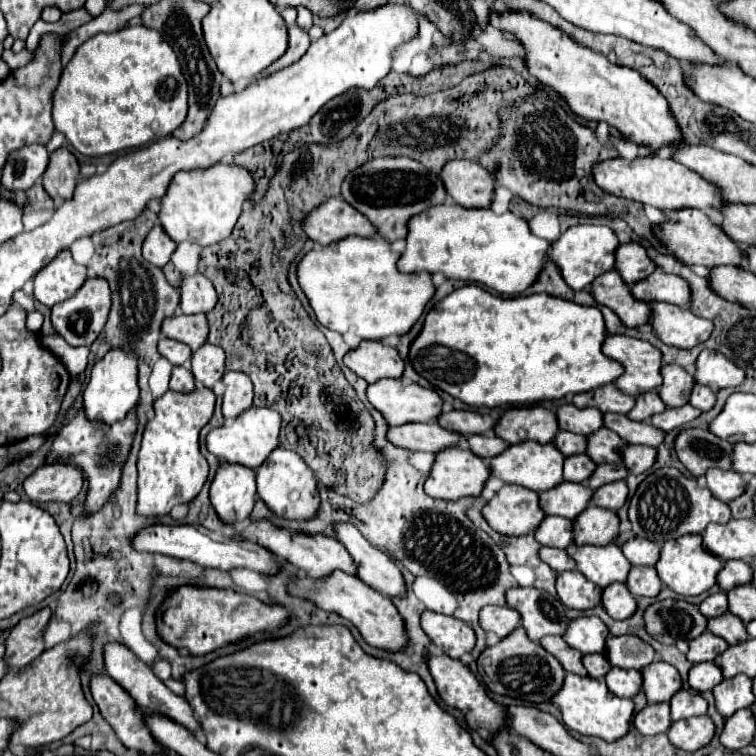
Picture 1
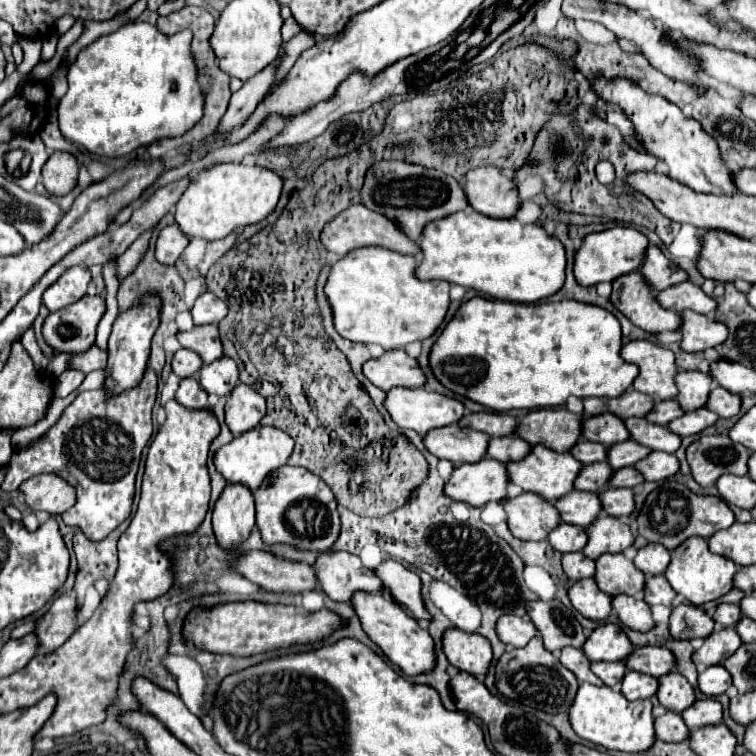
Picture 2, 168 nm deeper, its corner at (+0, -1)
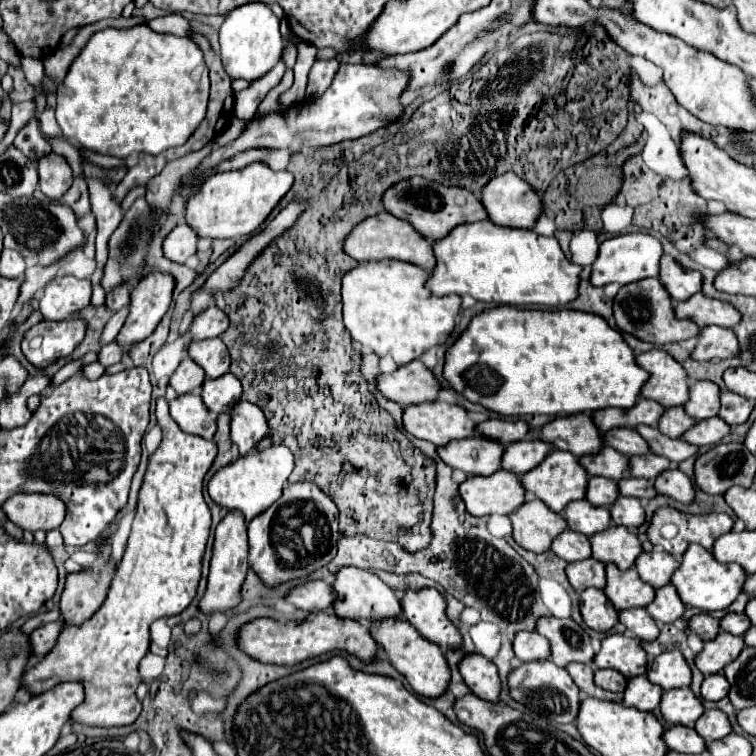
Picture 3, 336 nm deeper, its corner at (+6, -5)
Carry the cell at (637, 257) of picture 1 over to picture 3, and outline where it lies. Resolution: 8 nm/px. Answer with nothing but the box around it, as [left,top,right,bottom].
[659,255,701,301]

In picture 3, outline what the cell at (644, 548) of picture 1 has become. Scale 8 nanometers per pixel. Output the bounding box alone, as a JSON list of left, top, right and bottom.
[635,551,679,589]

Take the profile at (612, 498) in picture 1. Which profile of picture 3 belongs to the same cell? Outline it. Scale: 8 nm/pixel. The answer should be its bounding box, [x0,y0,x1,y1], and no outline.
[611,497,645,527]

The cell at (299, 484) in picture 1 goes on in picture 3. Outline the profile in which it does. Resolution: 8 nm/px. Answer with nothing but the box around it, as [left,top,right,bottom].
[249,483,337,587]

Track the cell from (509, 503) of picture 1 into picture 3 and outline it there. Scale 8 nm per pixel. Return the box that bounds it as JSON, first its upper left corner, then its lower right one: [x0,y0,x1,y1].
[511,499,567,553]

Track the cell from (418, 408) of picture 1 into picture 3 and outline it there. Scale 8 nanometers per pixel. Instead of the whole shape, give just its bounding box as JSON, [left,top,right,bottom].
[403,401,473,447]

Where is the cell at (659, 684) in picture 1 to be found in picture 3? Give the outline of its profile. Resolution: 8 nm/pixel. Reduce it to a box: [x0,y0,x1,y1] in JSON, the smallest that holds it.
[659,687,703,725]

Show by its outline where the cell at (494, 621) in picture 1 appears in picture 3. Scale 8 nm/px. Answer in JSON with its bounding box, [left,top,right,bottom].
[513,631,549,661]

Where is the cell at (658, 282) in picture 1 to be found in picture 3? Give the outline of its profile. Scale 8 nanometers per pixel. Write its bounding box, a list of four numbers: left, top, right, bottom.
[675,293,739,327]

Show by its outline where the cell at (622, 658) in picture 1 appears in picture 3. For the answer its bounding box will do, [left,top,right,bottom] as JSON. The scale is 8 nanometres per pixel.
[647,651,691,689]

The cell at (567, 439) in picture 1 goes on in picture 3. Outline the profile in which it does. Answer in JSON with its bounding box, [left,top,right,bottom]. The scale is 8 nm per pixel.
[579,445,627,481]

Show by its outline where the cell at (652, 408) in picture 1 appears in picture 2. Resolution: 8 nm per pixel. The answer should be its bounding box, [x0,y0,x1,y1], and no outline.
[647,399,685,425]

